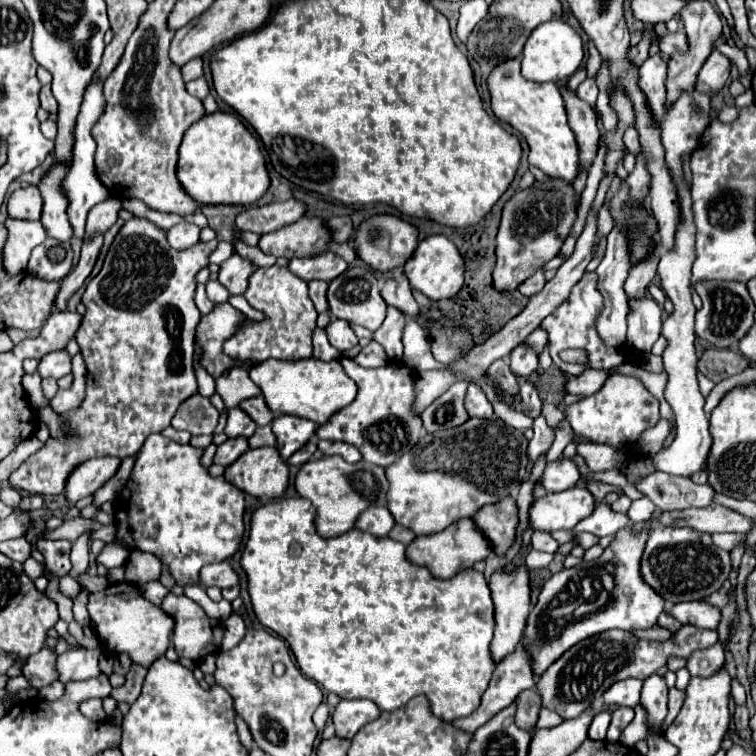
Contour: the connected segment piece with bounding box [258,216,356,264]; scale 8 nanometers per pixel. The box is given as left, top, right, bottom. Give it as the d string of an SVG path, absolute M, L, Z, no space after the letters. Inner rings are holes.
M302 216L296 224L286 224L284 228L260 236L258 248L270 256L312 256L324 250L332 250L342 256L348 264L356 260L356 250L352 244L334 244L330 242L330 234L322 224L322 218Z

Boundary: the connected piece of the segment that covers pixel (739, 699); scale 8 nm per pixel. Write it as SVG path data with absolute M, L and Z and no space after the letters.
M733 679L731 682L731 695L736 705L746 705L746 692L738 679Z

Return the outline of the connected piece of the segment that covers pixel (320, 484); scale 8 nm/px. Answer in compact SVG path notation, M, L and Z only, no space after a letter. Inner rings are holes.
M326 456L322 460L310 460L308 464L304 464L296 476L296 490L316 506L316 530L322 538L334 538L354 528L358 516L368 506L376 502L378 506L388 504L388 478L384 468L368 464L366 460L348 464L342 456Z

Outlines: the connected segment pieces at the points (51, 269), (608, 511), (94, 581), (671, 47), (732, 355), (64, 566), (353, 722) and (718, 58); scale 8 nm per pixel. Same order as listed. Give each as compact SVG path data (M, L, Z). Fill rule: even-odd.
M48 238L40 246L36 246L32 250L32 256L30 256L30 262L28 262L28 272L32 272L34 276L38 276L42 280L62 280L72 270L72 256L74 256L74 252L72 252L70 244L64 244L66 258L62 262L50 262L48 250L52 246L58 246L58 244L60 244L58 240Z
M600 502L598 508L588 518L580 520L574 526L572 534L576 536L578 532L592 532L592 534L602 538L602 536L618 532L620 528L624 528L628 524L630 524L630 518L626 512L614 512L608 502Z
M84 572L82 576L78 576L78 582L80 586L84 586L88 592L98 592L98 590L104 590L108 586L108 580L106 578L94 578L90 576L88 572Z
M664 22L656 24L654 32L660 38L660 52L672 54L672 52L684 52L686 50L686 34L684 32L668 32Z
M708 348L698 358L698 370L706 378L710 378L714 384L718 384L724 378L730 378L734 374L740 374L748 366L750 366L750 362L744 356L740 356L732 350L720 350L720 348Z
M38 540L38 550L44 554L46 566L56 574L56 576L64 576L66 572L70 572L72 562L70 562L70 548L72 542L70 540Z
M340 700L332 720L336 726L336 736L354 738L354 734L368 722L380 716L380 708L372 700Z
M712 50L712 54L708 56L708 60L704 62L698 80L696 80L696 88L702 88L700 92L712 92L716 94L728 80L730 76L730 60L728 56L724 56L718 50Z

